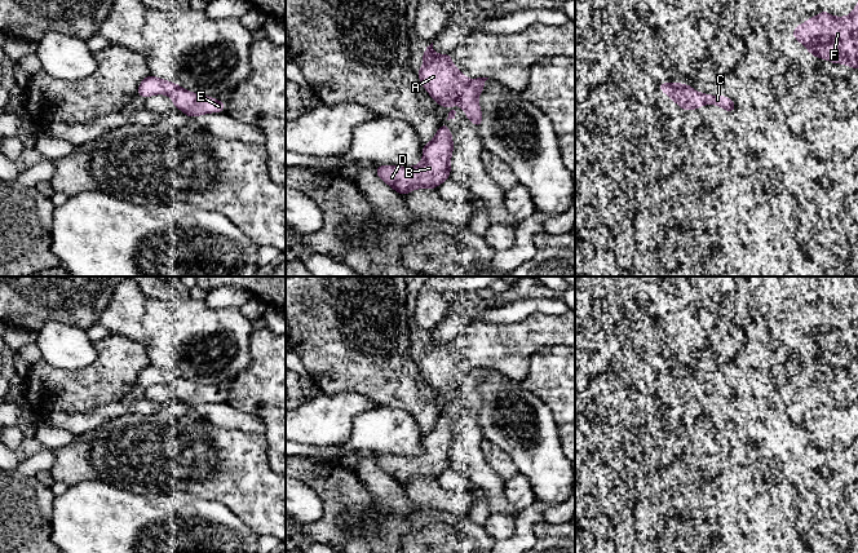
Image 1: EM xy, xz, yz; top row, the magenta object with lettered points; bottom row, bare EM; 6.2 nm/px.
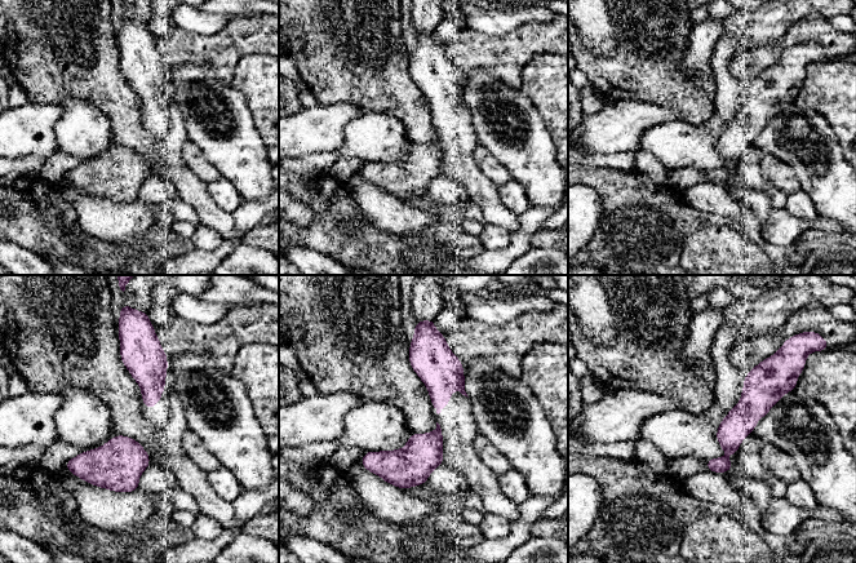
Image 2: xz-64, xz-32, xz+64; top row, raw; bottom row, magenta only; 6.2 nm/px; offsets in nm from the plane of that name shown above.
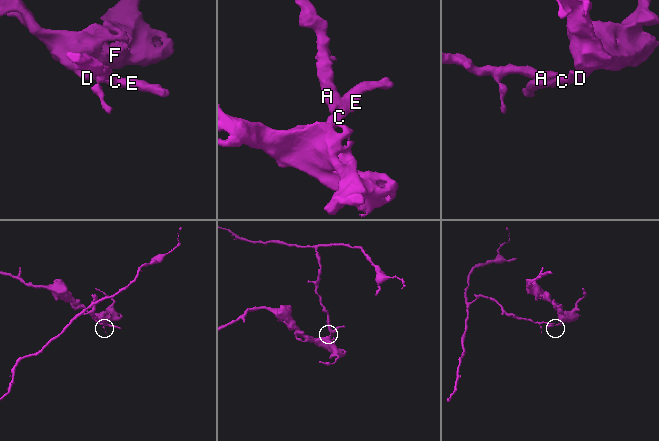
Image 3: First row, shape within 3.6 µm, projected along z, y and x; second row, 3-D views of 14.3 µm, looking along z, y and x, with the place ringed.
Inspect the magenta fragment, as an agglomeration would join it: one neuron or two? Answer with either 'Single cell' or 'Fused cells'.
Fused cells

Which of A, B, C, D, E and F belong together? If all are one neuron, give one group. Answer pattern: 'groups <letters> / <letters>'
groups A / B C D E F

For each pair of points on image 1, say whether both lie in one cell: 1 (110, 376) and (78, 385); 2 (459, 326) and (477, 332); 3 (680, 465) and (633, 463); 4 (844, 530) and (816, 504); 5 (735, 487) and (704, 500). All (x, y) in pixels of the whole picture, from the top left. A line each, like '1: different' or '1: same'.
1: same
2: different
3: same
4: same
5: same

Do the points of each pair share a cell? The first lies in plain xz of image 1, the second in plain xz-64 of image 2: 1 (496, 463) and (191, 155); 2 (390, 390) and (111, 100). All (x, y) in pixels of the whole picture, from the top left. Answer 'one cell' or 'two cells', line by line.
1: one cell
2: one cell

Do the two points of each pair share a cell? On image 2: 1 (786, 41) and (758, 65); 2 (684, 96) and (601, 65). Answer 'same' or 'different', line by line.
1: same
2: same

